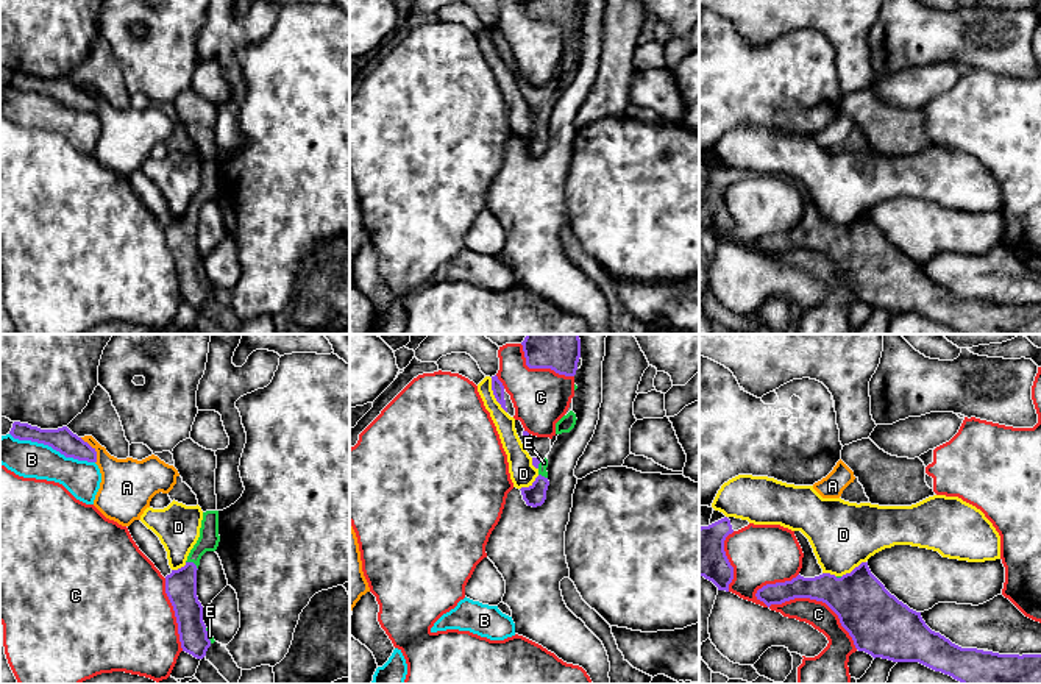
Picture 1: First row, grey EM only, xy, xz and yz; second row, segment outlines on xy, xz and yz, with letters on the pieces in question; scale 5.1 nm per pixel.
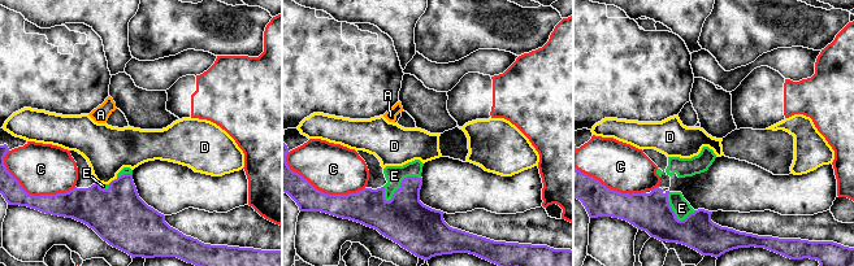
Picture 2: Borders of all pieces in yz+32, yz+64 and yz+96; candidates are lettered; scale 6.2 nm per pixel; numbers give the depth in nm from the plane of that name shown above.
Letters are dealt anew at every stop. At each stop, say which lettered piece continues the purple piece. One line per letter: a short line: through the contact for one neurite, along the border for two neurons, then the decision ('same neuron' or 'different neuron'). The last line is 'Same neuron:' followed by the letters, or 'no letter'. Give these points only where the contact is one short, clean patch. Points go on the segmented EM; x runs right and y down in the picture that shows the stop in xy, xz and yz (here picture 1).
A: different neuron
B: different neuron
C: different neuron
D: different neuron
E: same neuron
Same neuron: E

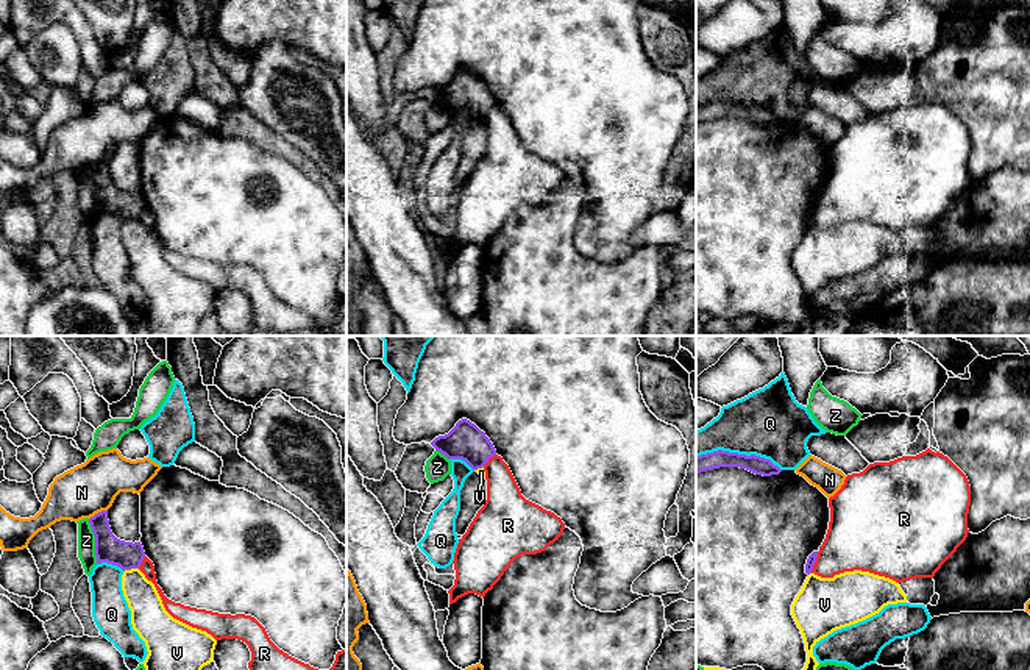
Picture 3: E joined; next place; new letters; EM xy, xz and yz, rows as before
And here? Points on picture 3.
N: different neuron
Q: different neuron
R: line yz (818, 552), (810, 572); different neuron
V: line xy (138, 567), (124, 572); different neuron
Z: different neuron
Same neuron: no letter

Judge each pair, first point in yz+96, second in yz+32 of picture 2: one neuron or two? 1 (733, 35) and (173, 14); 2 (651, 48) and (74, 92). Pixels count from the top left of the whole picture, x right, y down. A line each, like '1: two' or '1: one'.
1: one
2: one

